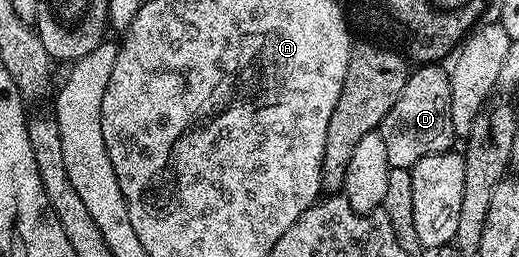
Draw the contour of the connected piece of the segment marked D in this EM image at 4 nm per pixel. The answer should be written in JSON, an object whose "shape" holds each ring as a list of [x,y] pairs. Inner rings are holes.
{"shape":[[[423,66],[420,70],[412,69],[407,76],[405,88],[401,88],[401,96],[397,96],[397,104],[389,108],[385,120],[381,123],[377,133],[385,140],[385,153],[389,156],[391,168],[405,168],[410,170],[421,160],[421,156],[433,156],[452,149],[457,135],[453,132],[453,120],[449,112],[451,99],[451,75],[439,66]]]}

